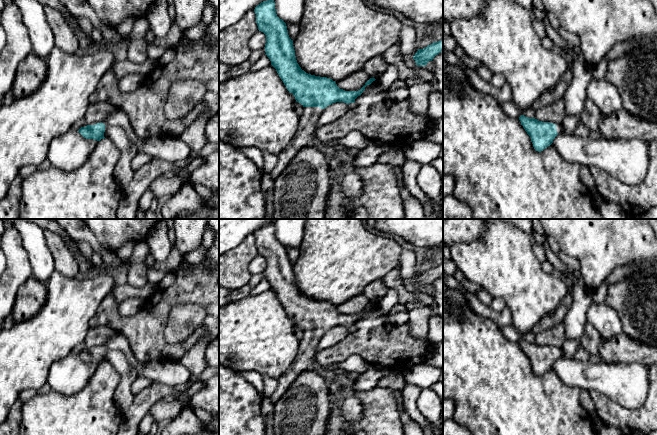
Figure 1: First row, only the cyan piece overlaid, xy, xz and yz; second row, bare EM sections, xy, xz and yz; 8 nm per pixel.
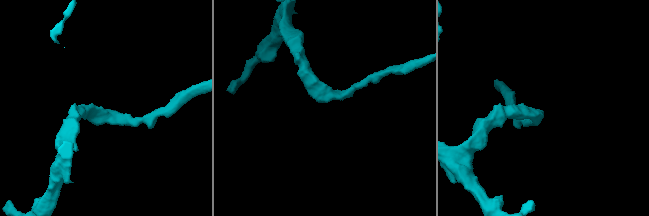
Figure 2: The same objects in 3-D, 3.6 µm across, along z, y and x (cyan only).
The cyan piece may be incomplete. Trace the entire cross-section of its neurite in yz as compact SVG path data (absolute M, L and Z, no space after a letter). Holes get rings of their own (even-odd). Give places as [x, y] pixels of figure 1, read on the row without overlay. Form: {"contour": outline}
{"contour": "M524 339L519 341L521 349L531 362L536 375L541 376L553 367L558 358L562 358L563 351L550 346L542 346Z"}

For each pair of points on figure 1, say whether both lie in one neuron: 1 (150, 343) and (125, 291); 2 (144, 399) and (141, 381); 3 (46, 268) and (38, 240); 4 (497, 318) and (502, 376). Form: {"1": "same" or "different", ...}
{"1": "different", "2": "different", "3": "same", "4": "different"}

